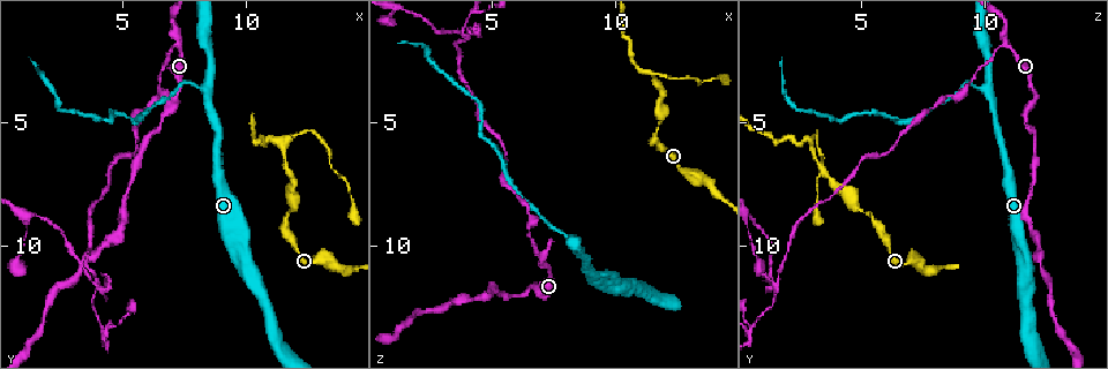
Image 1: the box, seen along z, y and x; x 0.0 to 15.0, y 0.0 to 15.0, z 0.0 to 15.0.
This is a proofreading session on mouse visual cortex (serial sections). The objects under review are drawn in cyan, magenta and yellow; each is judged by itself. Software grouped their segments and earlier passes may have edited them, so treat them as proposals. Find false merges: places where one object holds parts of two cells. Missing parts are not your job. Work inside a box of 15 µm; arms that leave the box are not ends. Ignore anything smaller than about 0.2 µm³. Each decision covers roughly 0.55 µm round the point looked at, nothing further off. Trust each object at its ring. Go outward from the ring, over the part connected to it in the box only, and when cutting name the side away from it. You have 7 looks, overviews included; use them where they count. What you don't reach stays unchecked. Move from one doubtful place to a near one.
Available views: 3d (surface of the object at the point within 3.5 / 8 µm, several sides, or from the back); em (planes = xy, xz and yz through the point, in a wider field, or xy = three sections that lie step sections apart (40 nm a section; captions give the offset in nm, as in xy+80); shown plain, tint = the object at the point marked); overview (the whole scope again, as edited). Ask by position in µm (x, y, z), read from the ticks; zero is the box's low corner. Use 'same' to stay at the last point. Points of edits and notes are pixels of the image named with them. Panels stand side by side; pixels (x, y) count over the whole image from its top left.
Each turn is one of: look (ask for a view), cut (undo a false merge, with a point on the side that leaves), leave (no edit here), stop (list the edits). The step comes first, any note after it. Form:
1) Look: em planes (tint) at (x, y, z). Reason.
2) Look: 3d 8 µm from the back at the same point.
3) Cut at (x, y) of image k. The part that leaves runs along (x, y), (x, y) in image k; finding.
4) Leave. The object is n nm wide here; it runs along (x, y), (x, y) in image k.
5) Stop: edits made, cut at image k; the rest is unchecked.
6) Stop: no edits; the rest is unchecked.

Look: 3d 3.5 µm from the back at (7.3, 1.9, 11.0). Three arms meet.

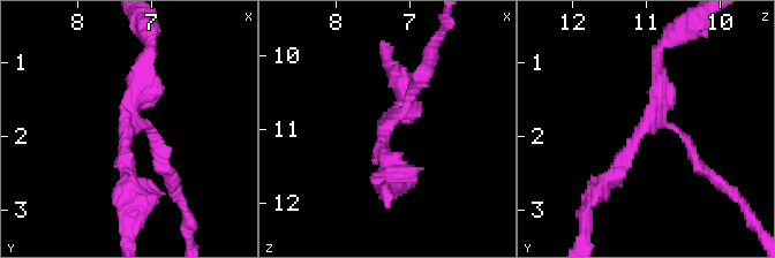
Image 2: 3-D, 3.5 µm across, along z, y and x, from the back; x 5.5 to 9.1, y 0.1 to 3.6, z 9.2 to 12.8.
Look: em planes (tint) at (7.30, 1.85, 10.95).

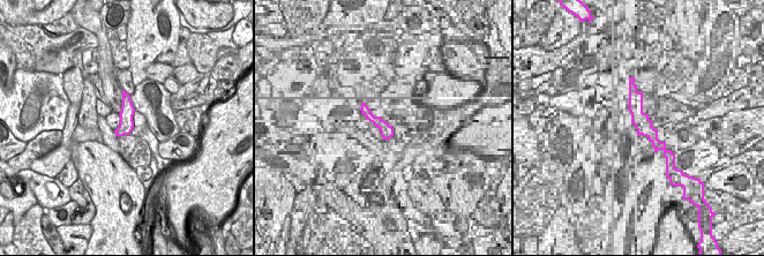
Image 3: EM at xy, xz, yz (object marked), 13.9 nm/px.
Leave. The arms are 150, 200, 200 nm wide; it runs along (389, 168), (382, 133), (418, 80) in image 2; all the same cell.

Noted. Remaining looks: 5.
Look: 3d 8 µm at (8.5, 3.8, 10.2). Three arms meet.

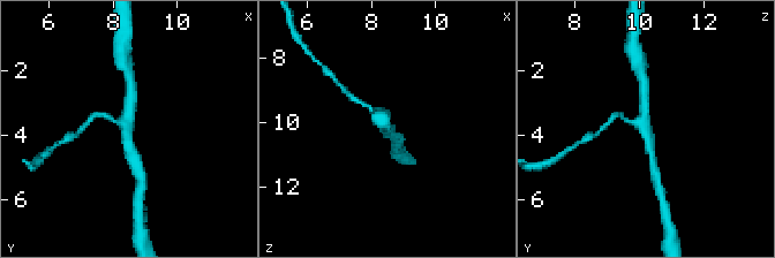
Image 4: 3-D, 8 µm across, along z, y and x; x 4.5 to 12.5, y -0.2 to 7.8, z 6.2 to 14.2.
Look: 3d 3.5 µm at (8.4, 3.8, 10.1). Zoom in.

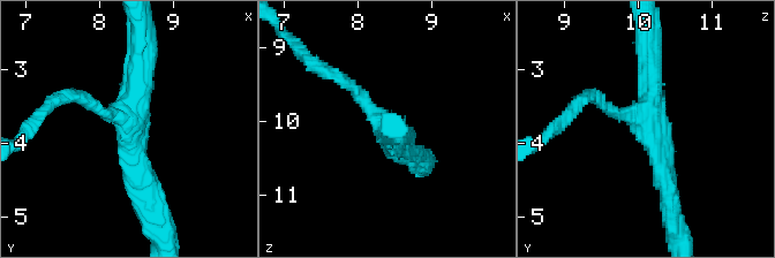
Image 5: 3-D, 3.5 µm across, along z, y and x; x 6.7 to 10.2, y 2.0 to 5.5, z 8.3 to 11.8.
Look: em planes (tint) at (8.40, 3.75, 10.15). 3 arms meet here; the arms are 150, 300, 300 nm wide; shape alone is not enough.

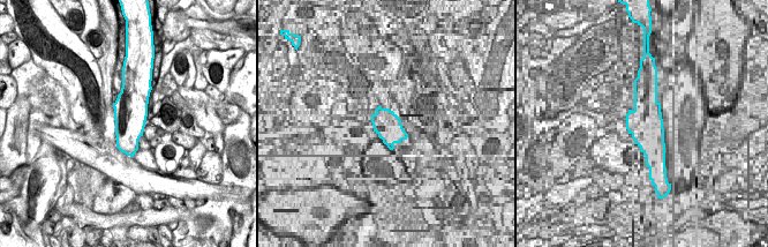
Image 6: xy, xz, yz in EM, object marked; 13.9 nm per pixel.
Leave. The object is 480 nm wide here; it runs along (669, 197), (648, 126), (652, 48) in image 5; all the same cell.

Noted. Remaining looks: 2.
Look: 3d 3.5 µm at (4.0, 11.7, 1.6). A fork.

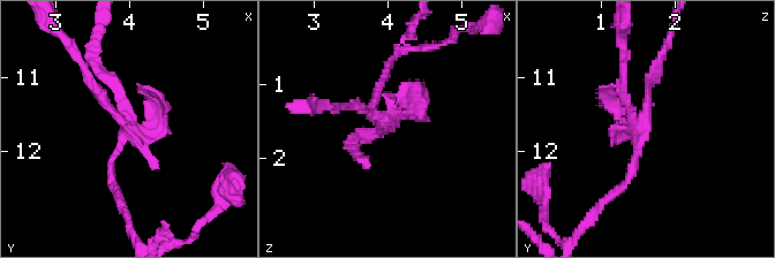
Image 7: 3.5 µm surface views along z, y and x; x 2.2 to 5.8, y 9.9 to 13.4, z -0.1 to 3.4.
Cut at (418, 103) of image 7. The part that leaves runs along (384, 119), (359, 106), (317, 106) in image 7; a second cell is stuck on.

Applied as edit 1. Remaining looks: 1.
Stop: edits made, cut at image 7; the rest is unchecked.

